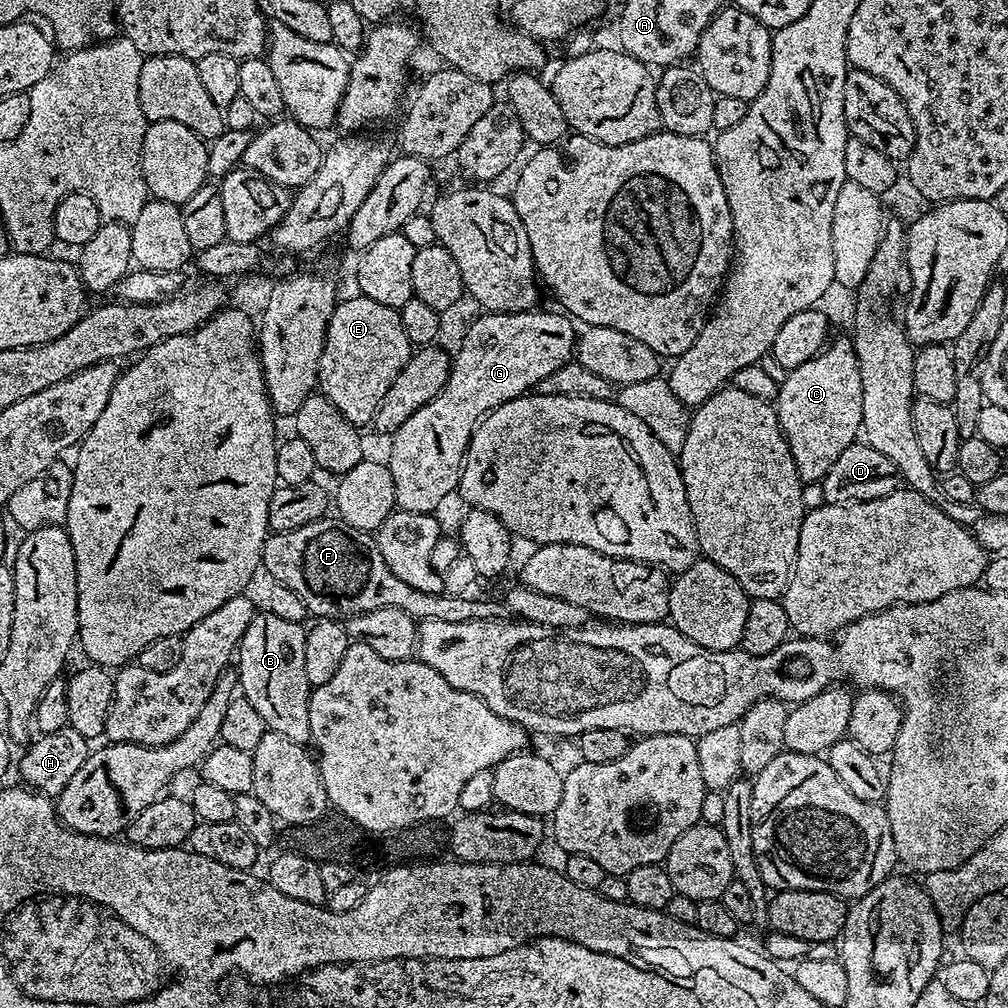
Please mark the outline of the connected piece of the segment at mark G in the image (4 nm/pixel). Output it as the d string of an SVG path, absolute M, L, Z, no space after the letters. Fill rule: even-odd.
M563 311L540 312L488 312L480 314L476 321L464 332L460 349L452 356L452 369L446 386L426 406L422 406L396 432L391 433L392 449L386 463L394 478L396 508L401 512L435 513L436 507L455 493L460 486L460 471L464 469L464 455L477 426L498 406L519 396L531 393L555 372L573 363L578 339L578 328Z

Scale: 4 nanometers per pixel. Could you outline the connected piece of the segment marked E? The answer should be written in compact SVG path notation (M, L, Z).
M353 294L349 300L341 299L326 330L322 362L318 366L319 395L326 397L352 425L371 425L375 421L382 398L386 398L386 390L390 390L390 382L398 378L402 366L406 366L413 351L414 346L406 338L406 330L402 330L397 309L382 306L382 302L374 302L374 298L359 294Z

